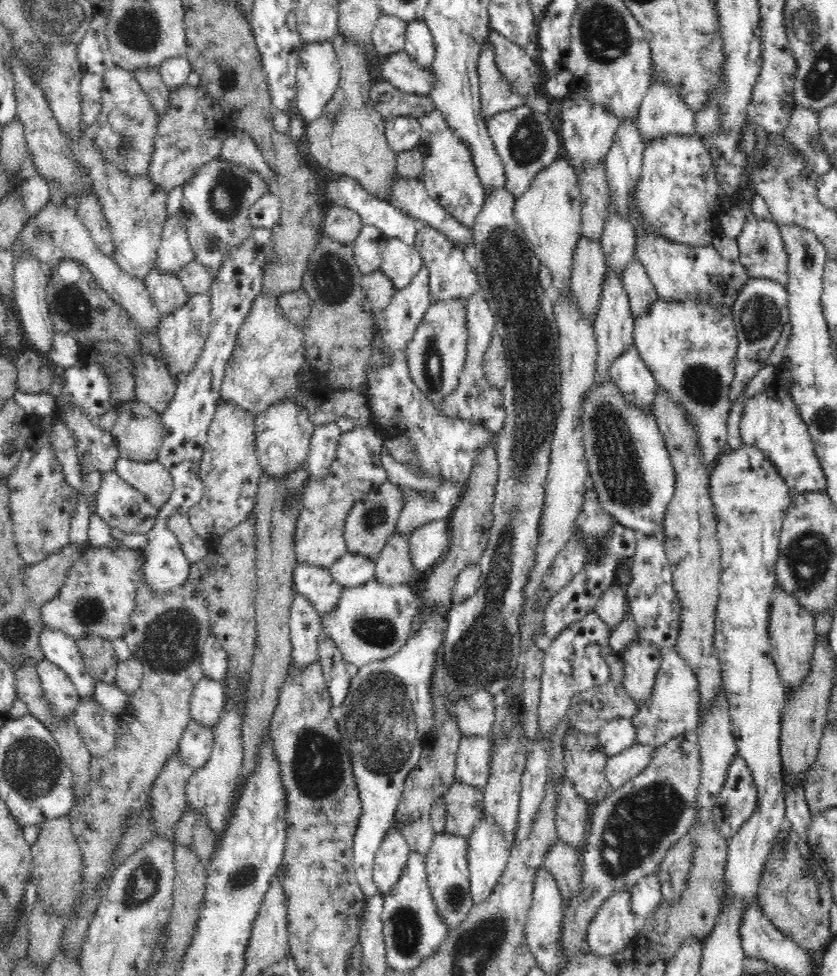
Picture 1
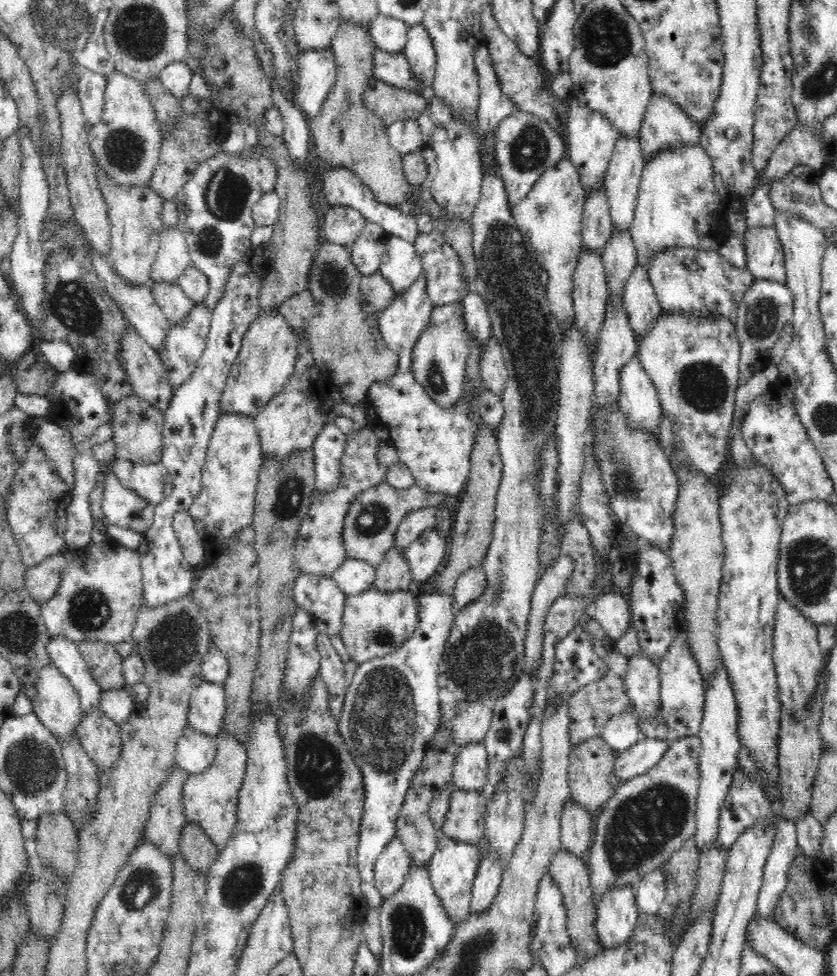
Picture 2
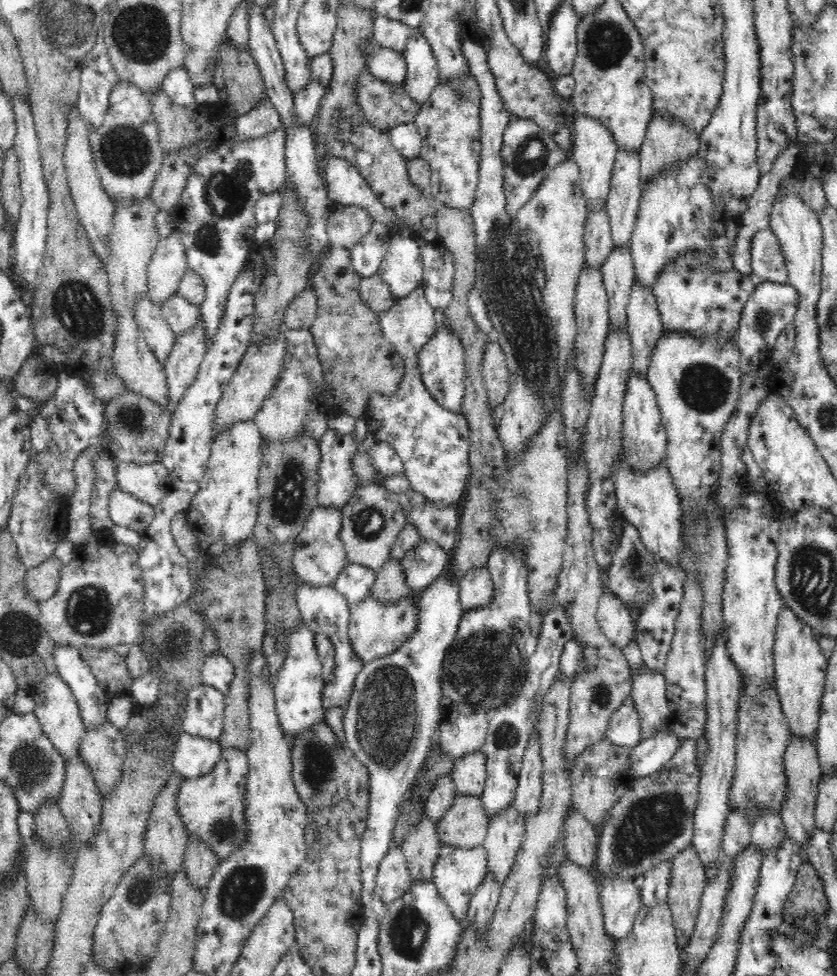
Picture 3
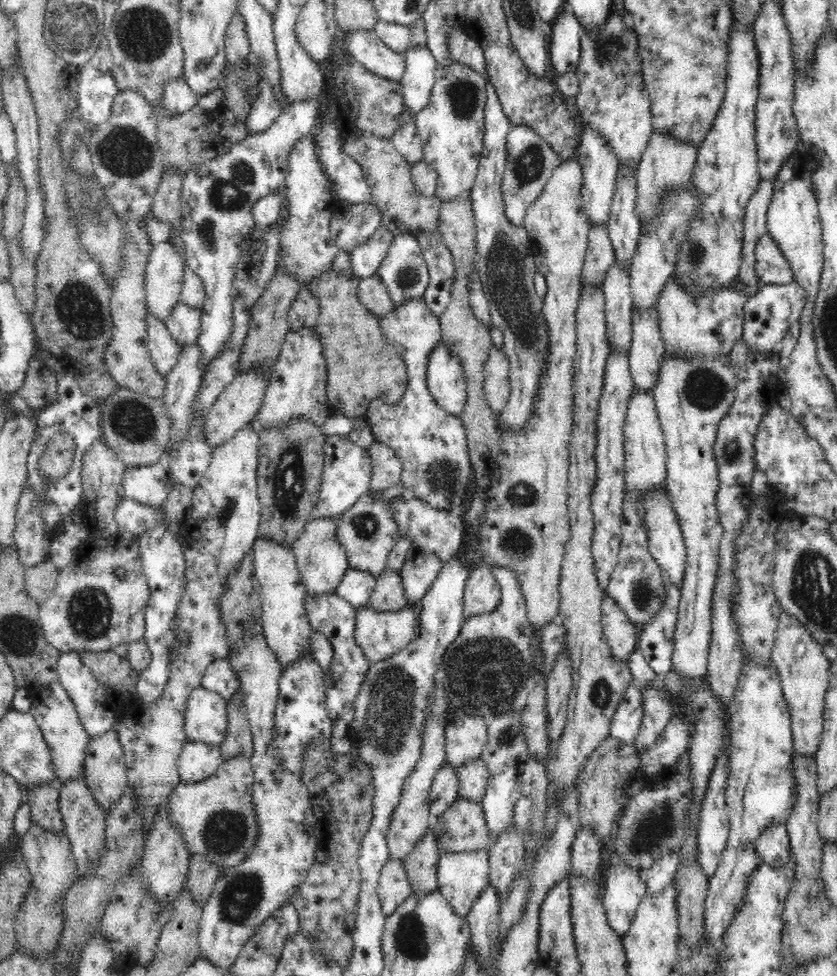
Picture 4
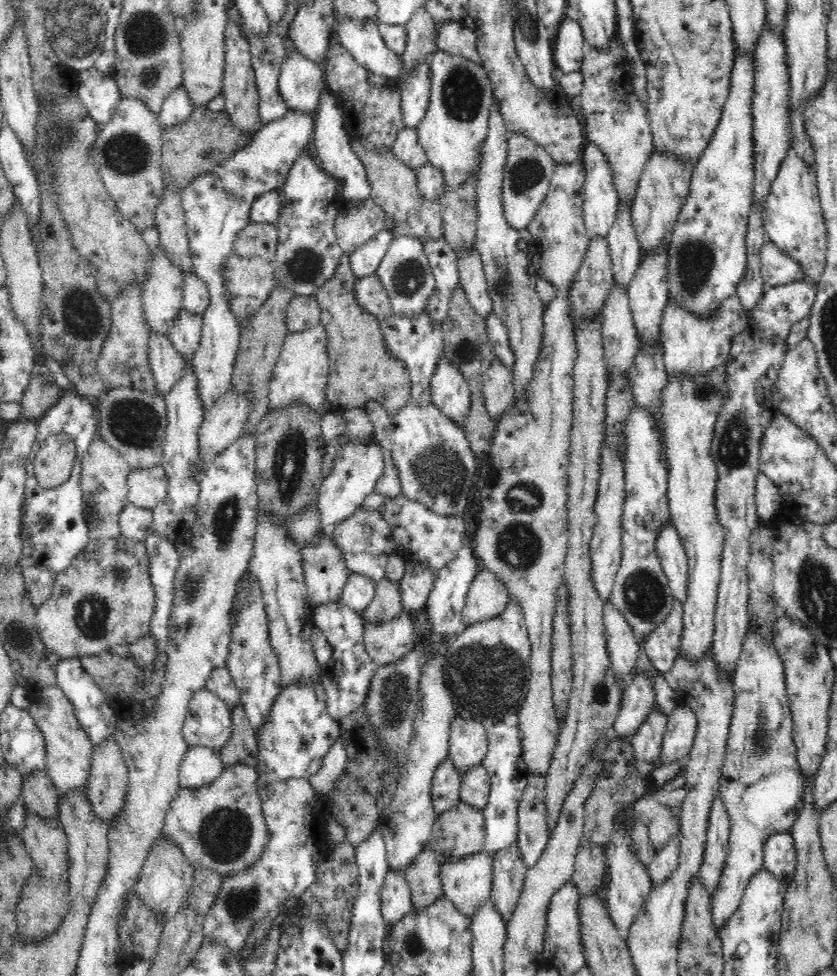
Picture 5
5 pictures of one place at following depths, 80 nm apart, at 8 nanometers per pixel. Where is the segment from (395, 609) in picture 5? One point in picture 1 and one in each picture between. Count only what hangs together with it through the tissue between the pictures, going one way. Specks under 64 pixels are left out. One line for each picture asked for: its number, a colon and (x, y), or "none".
1: (394, 566)
2: (394, 573)
3: (390, 585)
4: (388, 595)

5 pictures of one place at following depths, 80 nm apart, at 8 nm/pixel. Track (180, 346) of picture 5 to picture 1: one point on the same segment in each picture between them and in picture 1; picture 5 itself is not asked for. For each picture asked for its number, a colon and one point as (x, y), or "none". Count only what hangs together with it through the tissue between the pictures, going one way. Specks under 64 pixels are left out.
1: (166, 291)
2: (175, 304)
3: (181, 315)
4: (184, 322)

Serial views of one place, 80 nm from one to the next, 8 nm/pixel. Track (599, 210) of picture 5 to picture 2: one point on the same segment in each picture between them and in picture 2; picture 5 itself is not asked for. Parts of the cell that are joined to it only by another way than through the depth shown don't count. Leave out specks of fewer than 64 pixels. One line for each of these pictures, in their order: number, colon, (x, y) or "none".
2: (590, 137)
3: (594, 149)
4: (599, 163)

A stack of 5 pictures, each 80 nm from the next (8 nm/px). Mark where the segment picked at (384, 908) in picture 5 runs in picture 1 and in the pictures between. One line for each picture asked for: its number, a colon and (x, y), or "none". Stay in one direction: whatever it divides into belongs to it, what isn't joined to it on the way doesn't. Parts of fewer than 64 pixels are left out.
1: (390, 860)
2: (391, 868)
3: (393, 877)
4: (393, 888)

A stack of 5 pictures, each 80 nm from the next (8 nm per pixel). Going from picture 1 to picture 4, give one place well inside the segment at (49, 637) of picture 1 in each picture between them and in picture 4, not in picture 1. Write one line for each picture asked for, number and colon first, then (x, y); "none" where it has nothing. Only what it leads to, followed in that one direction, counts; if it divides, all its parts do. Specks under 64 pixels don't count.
2: (64, 653)
3: (92, 700)
4: (88, 695)

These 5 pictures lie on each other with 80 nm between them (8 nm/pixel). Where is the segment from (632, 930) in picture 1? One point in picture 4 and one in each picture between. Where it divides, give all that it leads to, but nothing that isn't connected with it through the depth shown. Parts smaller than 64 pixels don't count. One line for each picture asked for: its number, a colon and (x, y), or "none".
2: (618, 915)
3: (621, 899)
4: (625, 888)

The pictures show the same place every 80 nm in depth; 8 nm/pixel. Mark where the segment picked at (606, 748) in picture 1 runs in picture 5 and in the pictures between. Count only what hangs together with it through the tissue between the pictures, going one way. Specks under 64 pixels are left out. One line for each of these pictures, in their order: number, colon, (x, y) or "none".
2: (621, 732)
3: (624, 729)
4: (627, 720)
5: (638, 698)

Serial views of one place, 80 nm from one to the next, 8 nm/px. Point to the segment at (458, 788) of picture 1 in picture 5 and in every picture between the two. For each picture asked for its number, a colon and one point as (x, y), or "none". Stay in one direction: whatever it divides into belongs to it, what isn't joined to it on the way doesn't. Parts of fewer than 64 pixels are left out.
2: (465, 821)
3: (465, 824)
4: (463, 827)
5: (460, 831)

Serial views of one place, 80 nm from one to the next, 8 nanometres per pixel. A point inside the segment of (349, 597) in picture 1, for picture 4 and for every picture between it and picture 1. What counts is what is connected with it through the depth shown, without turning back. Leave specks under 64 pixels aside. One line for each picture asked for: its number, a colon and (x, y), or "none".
2: (375, 623)
3: (376, 629)
4: (379, 634)

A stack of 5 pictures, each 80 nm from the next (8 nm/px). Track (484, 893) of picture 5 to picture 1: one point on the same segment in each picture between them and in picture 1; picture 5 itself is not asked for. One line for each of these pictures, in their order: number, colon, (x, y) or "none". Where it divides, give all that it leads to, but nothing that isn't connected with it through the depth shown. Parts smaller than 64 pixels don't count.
1: (447, 869)
2: (452, 868)
3: (457, 873)
4: (461, 876)

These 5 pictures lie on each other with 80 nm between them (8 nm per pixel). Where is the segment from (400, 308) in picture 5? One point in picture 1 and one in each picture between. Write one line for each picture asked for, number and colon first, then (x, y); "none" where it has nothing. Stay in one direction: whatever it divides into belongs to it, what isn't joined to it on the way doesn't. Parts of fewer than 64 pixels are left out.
1: (401, 262)
2: (402, 265)
3: (401, 268)
4: (404, 271)

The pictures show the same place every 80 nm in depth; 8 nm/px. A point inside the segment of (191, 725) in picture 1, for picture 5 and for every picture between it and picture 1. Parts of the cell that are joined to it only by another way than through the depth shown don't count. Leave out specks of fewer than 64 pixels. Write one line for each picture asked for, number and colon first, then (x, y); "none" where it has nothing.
2: (195, 751)
3: (193, 756)
4: (197, 760)
5: (201, 765)

